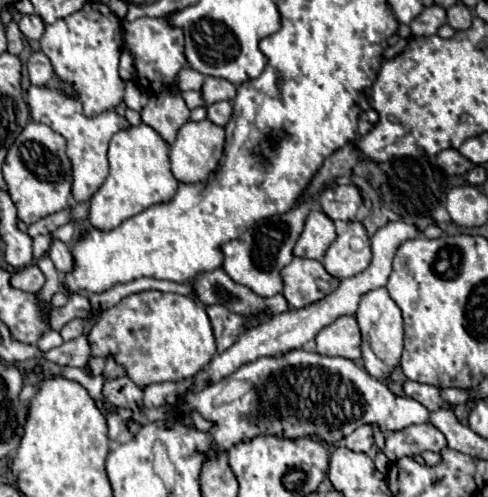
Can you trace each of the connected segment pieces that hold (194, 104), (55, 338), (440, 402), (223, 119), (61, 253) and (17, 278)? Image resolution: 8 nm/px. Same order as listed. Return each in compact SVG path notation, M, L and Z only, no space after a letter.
M190 90L190 92L182 92L182 98L186 102L188 108L198 108L198 106L204 106L204 98L202 98L202 92L200 90Z
M48 330L48 332L40 338L38 348L40 348L42 352L48 352L48 350L52 350L52 348L56 348L56 346L62 346L62 344L64 344L62 336L60 336L56 330Z
M406 382L404 384L404 394L418 400L422 406L426 406L430 412L434 410L440 410L440 408L450 408L442 394L440 394L440 388L436 386L428 386L428 384L420 384L420 382Z
M216 102L216 104L210 104L206 110L208 110L208 120L220 128L224 128L232 116L230 102Z
M58 240L52 242L52 246L50 246L50 250L48 250L48 256L52 258L52 262L54 262L54 266L56 266L56 270L58 270L60 274L68 274L68 272L72 272L74 266L76 266L74 256L72 256L72 250L70 250L66 244L58 242Z
M30 264L22 270L16 270L16 274L12 276L12 286L26 290L26 292L38 292L46 282L46 276L42 274L42 270L36 264Z

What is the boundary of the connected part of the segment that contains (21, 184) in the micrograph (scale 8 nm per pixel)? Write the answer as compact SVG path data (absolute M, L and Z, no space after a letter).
M30 122L8 150L4 162L4 182L12 202L18 208L18 220L34 224L36 220L62 212L72 200L72 164L66 154L66 140L46 124Z

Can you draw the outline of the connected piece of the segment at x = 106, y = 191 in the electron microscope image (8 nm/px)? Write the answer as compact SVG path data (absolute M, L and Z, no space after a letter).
M146 124L130 126L128 130L114 134L108 148L108 162L110 174L100 190L90 198L88 220L96 230L114 230L124 220L144 212L146 208L170 202L178 190L178 180L170 172L168 144Z

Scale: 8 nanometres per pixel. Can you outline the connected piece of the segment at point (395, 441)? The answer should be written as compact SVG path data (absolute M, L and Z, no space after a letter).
M422 424L422 426L412 426L404 428L404 432L392 432L392 436L386 436L386 448L384 454L396 462L404 456L412 454L422 454L426 450L432 452L442 452L444 446L444 434L432 424Z

